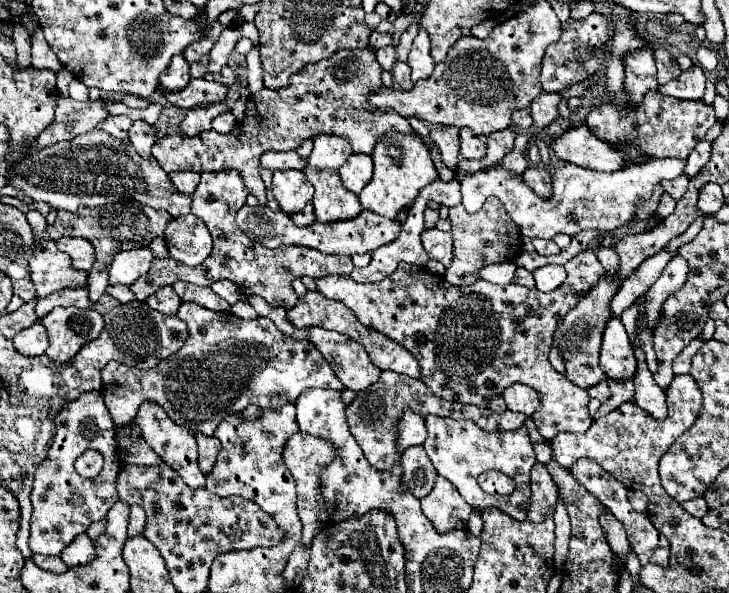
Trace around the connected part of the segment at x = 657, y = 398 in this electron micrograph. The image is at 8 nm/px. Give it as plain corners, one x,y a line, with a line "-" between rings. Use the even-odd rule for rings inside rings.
637,323
637,335
635,335
635,357
637,357
637,375
633,377
635,383
635,403
645,409
655,419
665,419
667,405
665,405
665,391
655,383
651,371
645,363
645,353
641,349
639,341
641,325

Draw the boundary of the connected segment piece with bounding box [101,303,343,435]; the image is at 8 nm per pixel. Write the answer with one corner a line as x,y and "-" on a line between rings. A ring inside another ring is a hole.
181,303
177,317
187,323
189,337
173,357
167,357
157,367
147,371
139,371
137,367
125,369
125,365
117,361
109,361
101,371
101,379
103,379
101,393
115,425
131,423
141,403
151,401
163,407
165,413
173,417
177,425
183,425
191,431
201,429
205,435
213,435
221,419
225,419
229,413
241,413
247,405
257,405
263,409
267,407
279,409
285,401
297,401
297,397
309,387
343,391
341,381
335,377
333,369
315,349
315,345
309,341
295,341
283,335
271,319
259,317
255,321
245,321
235,317
233,313
205,311
193,303

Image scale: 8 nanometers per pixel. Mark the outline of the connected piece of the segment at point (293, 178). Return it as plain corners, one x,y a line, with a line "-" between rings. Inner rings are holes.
275,171
271,189
279,207
287,215
299,213
313,197
313,185
307,181
303,171

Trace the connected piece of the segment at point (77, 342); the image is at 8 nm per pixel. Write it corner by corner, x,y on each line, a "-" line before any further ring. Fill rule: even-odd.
57,307
41,319
47,329
49,347
45,355
53,361
69,361
103,329
103,317
93,309

